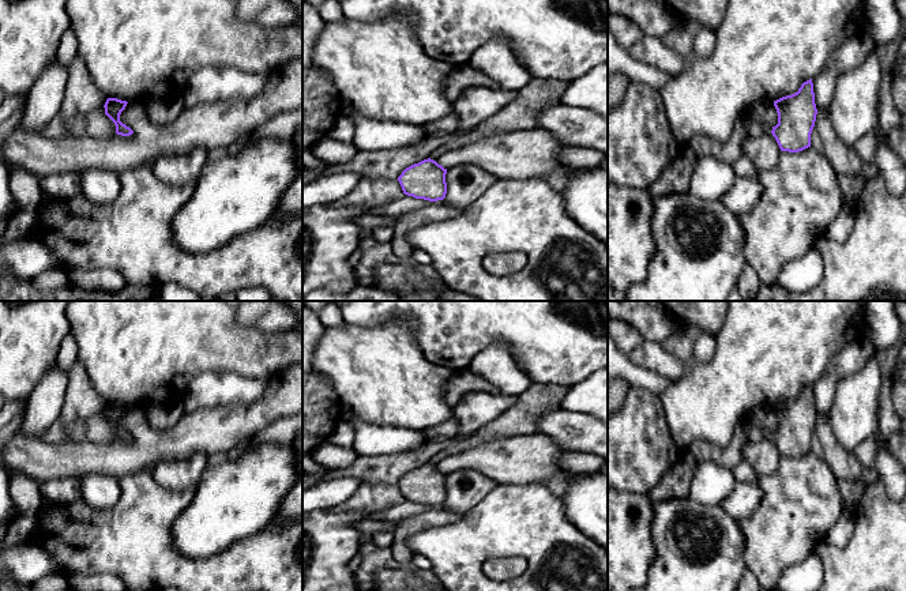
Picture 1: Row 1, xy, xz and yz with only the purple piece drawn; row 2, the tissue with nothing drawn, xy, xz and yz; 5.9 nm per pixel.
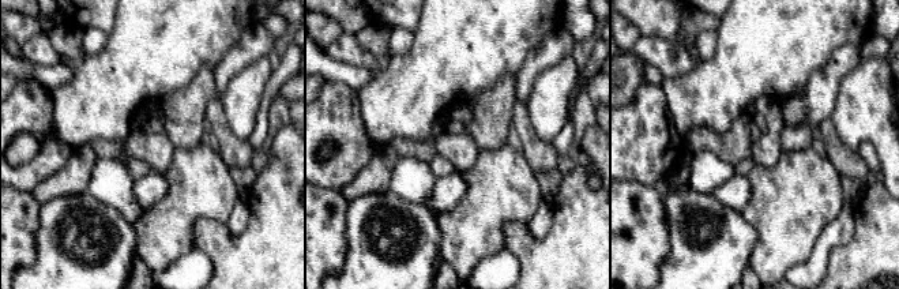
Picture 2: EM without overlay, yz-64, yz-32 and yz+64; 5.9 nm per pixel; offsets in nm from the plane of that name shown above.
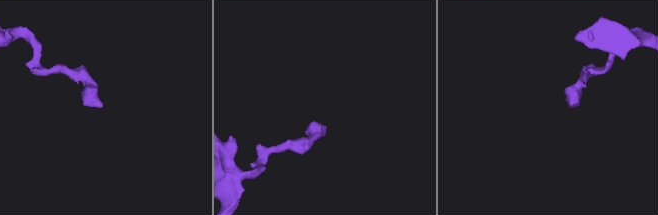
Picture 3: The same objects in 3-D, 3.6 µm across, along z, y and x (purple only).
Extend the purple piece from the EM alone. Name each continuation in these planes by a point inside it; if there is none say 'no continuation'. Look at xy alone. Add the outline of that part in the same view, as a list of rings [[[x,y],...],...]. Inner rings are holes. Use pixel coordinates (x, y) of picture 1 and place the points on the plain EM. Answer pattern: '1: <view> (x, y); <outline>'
no continuation

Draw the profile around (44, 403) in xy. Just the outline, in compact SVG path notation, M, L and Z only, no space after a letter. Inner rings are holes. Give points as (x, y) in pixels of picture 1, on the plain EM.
M56 364L27 396L18 434L41 438L60 417L67 385L68 374Z

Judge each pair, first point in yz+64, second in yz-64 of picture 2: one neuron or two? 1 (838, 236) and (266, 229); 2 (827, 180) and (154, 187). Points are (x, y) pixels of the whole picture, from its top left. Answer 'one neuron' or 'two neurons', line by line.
1: two neurons
2: two neurons

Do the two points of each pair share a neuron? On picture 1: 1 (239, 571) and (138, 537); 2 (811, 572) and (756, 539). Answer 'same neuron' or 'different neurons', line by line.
1: same neuron
2: different neurons

